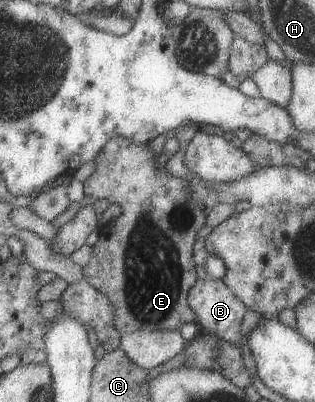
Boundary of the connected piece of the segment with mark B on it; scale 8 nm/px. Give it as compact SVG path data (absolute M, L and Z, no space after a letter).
M199 280L192 287L188 301L201 330L234 346L243 344L240 331L248 309L221 280Z

